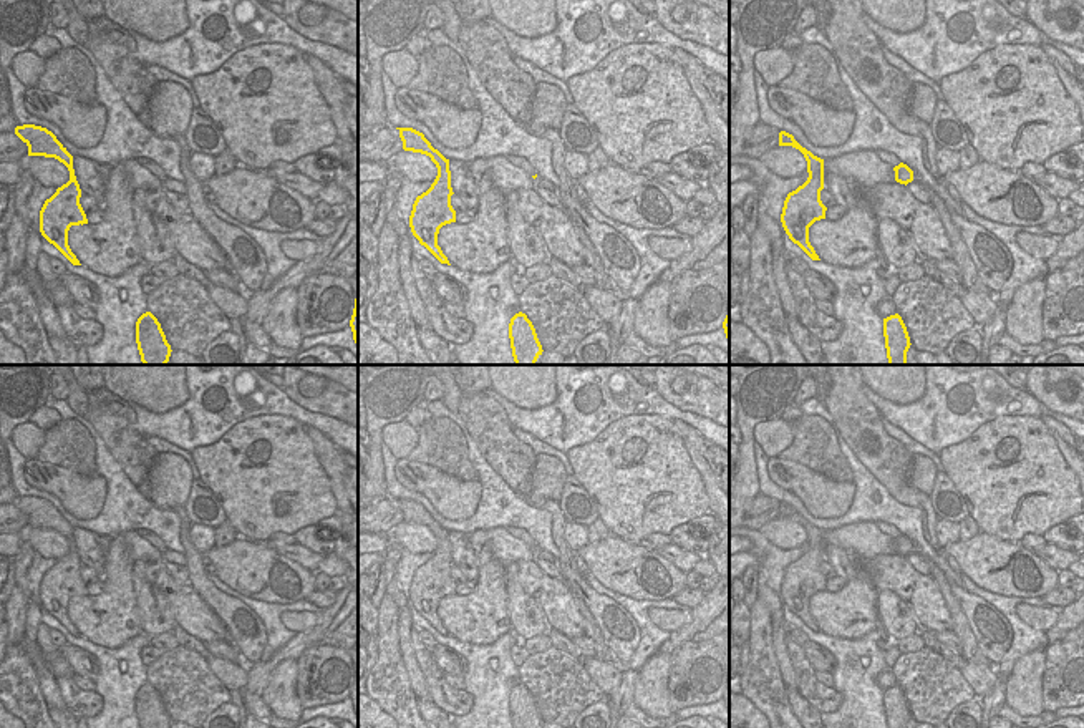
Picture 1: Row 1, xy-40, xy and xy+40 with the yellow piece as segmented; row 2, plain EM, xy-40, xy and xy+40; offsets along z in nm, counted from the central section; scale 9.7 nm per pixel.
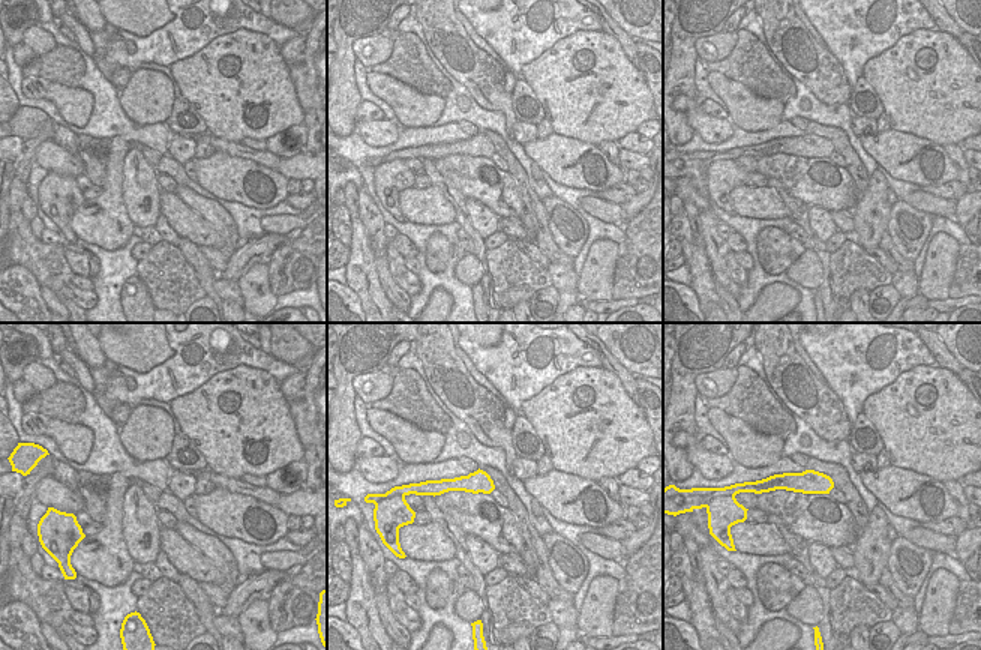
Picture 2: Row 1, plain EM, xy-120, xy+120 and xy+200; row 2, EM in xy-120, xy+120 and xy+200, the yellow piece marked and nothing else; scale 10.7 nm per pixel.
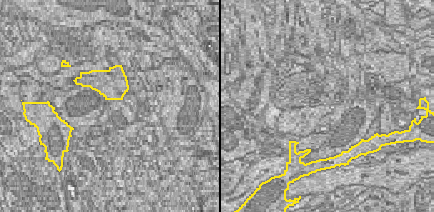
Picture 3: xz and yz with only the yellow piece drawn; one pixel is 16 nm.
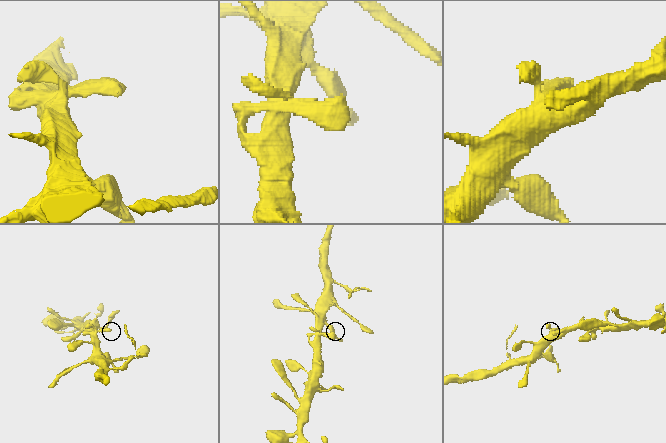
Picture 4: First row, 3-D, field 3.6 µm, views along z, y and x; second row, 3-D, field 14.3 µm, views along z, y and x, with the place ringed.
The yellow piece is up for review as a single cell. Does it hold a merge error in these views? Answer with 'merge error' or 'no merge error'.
no merge error

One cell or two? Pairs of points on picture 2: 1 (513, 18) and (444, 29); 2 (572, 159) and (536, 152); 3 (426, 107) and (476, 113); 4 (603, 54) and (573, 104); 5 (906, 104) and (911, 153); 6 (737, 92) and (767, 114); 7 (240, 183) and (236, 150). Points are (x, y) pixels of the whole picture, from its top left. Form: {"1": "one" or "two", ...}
{"1": "two", "2": "one", "3": "two", "4": "one", "5": "two", "6": "one", "7": "two"}

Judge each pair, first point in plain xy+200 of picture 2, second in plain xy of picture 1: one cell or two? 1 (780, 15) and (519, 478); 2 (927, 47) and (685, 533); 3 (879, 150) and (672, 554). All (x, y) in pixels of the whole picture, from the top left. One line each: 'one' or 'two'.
1: one
2: two
3: two

